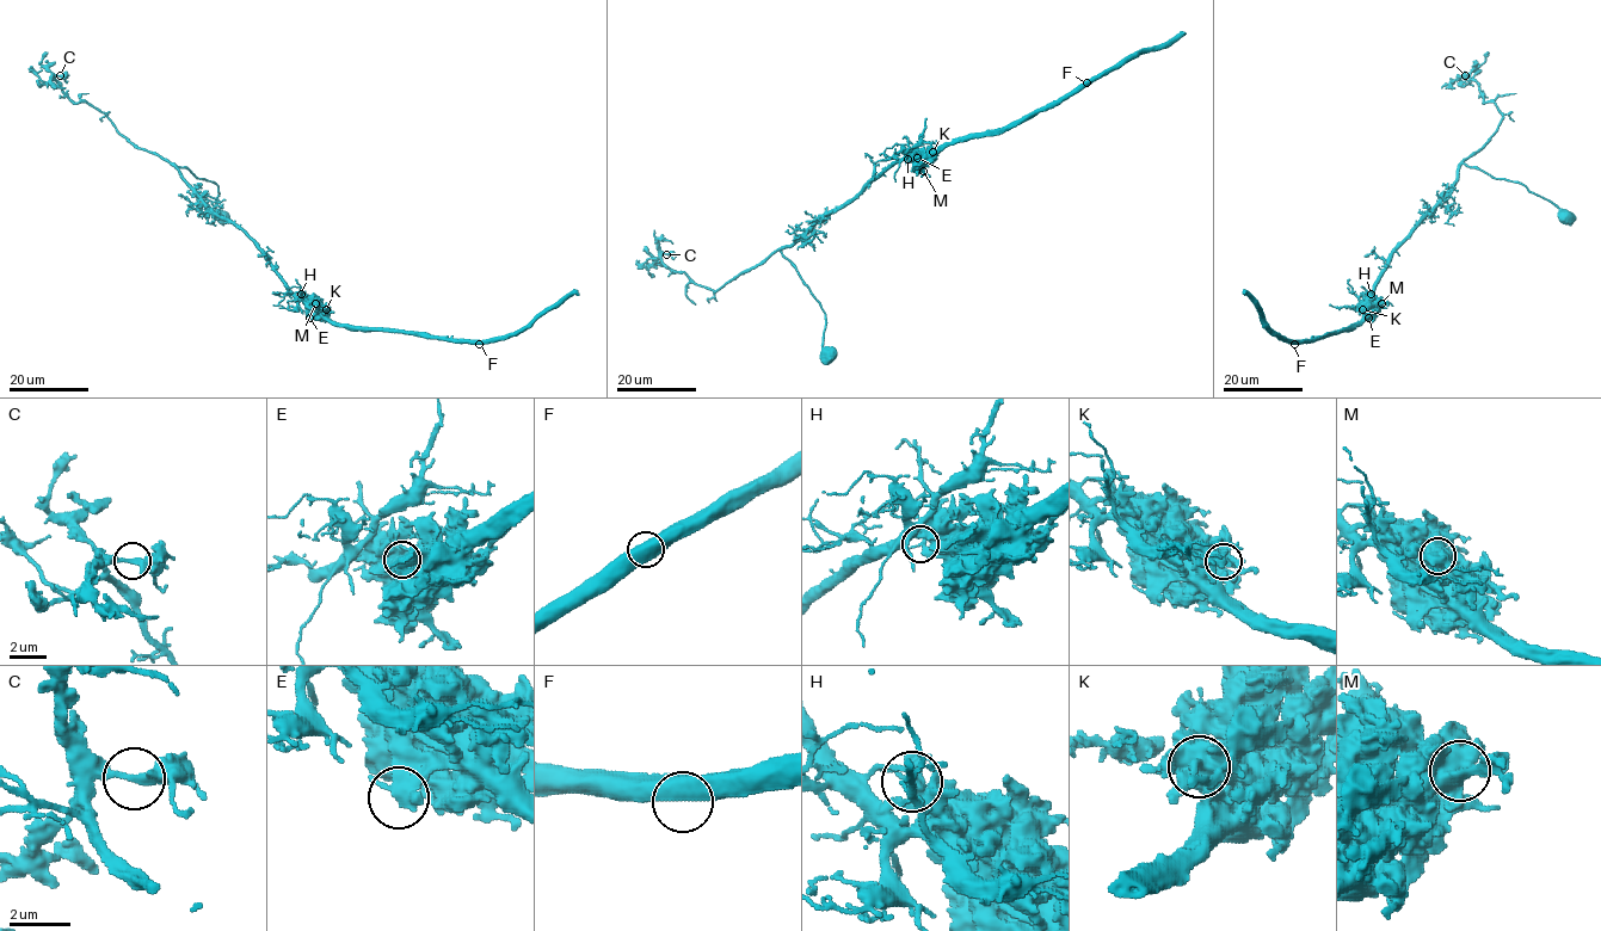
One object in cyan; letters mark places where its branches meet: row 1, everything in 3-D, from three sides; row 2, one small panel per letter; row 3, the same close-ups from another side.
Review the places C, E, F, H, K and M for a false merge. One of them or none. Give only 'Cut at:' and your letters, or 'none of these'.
Cut at: H

